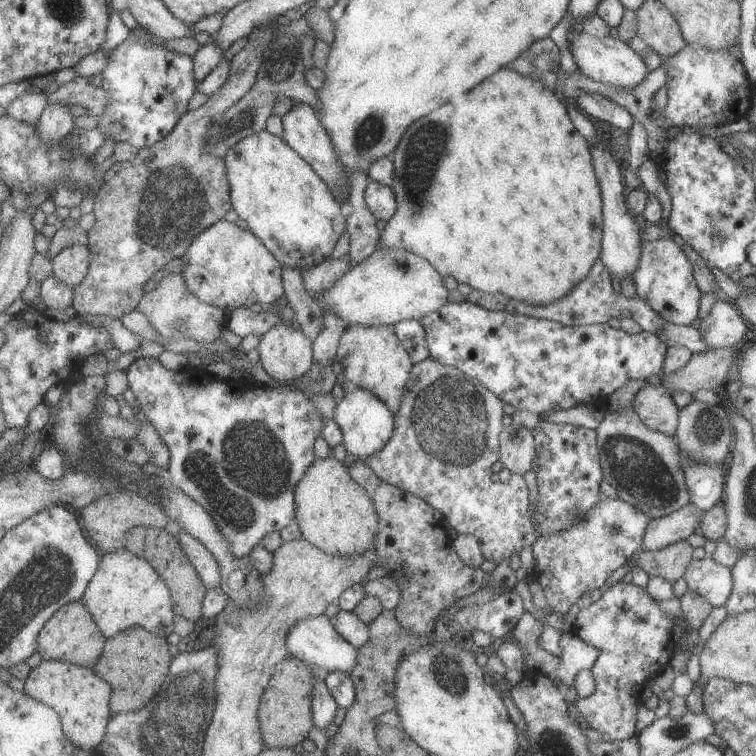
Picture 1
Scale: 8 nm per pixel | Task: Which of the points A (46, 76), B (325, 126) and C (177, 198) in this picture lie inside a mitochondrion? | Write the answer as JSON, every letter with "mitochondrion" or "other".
{"A":"other","B":"other","C":"mitochondrion"}

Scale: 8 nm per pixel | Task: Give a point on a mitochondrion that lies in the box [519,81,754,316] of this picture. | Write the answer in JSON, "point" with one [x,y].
{"point":[711,227]}

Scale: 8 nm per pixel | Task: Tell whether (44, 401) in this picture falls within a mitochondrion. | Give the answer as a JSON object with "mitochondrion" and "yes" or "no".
{"mitochondrion":"no"}

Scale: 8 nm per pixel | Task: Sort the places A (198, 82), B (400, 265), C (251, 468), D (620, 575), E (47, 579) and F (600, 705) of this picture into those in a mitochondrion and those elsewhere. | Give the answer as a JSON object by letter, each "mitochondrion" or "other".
{"A":"other","B":"mitochondrion","C":"mitochondrion","D":"other","E":"mitochondrion","F":"other"}

